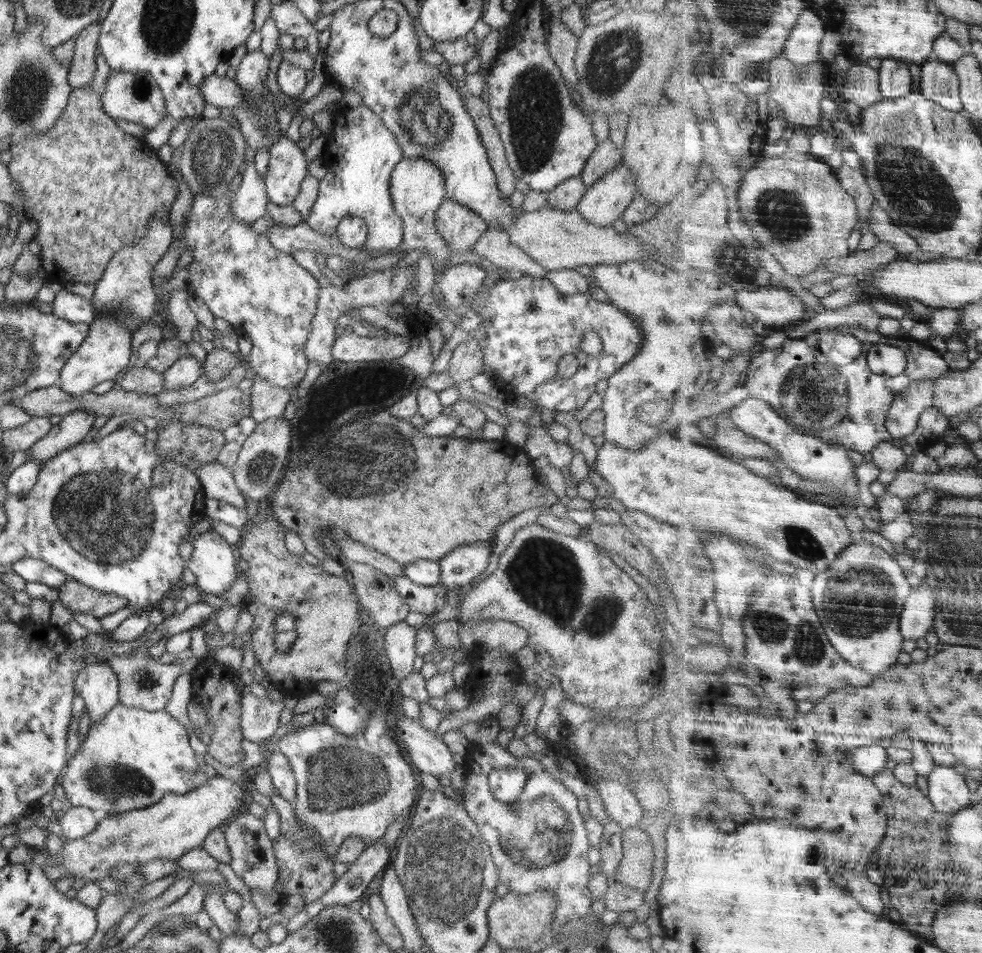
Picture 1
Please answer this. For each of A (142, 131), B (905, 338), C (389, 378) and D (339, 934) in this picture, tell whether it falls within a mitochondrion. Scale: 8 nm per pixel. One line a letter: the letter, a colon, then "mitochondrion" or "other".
A: other
B: other
C: other
D: mitochondrion

